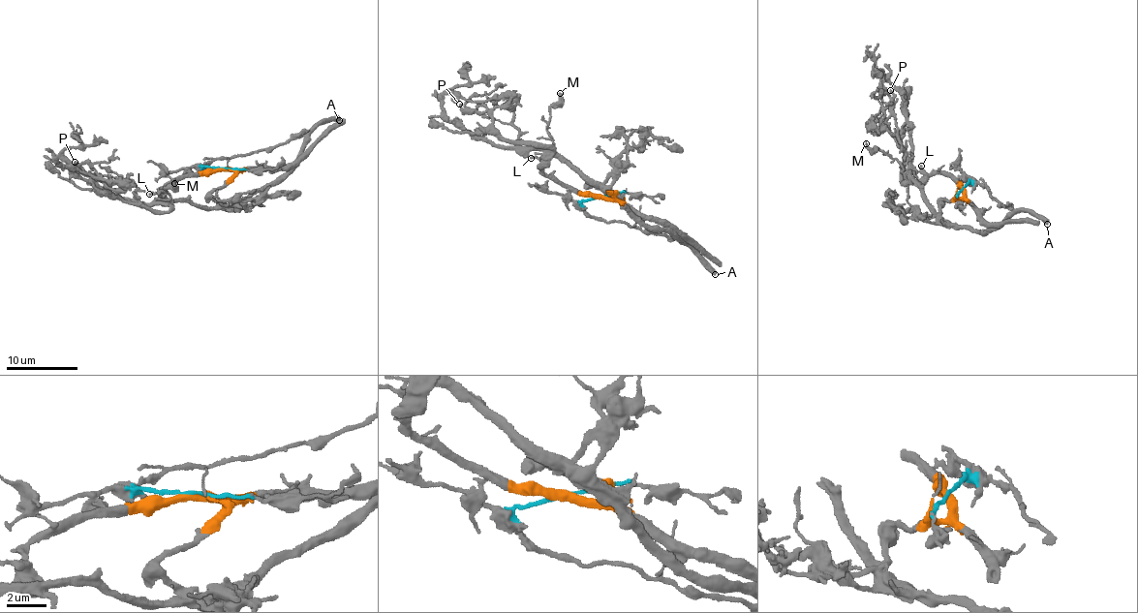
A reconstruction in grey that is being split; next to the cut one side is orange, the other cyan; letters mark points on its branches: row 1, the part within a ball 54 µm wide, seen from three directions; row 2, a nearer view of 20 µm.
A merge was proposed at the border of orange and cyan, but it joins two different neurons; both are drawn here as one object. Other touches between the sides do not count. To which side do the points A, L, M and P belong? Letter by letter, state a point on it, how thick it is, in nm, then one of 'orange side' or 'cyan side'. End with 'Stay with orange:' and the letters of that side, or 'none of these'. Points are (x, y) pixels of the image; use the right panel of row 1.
A: (1047, 224) | 440 nm | cyan side
L: (921, 166) | 170 nm | orange side
M: (866, 143) | 240 nm | orange side
P: (890, 90) | 180 nm | orange side
Stay with orange: L, M, P

